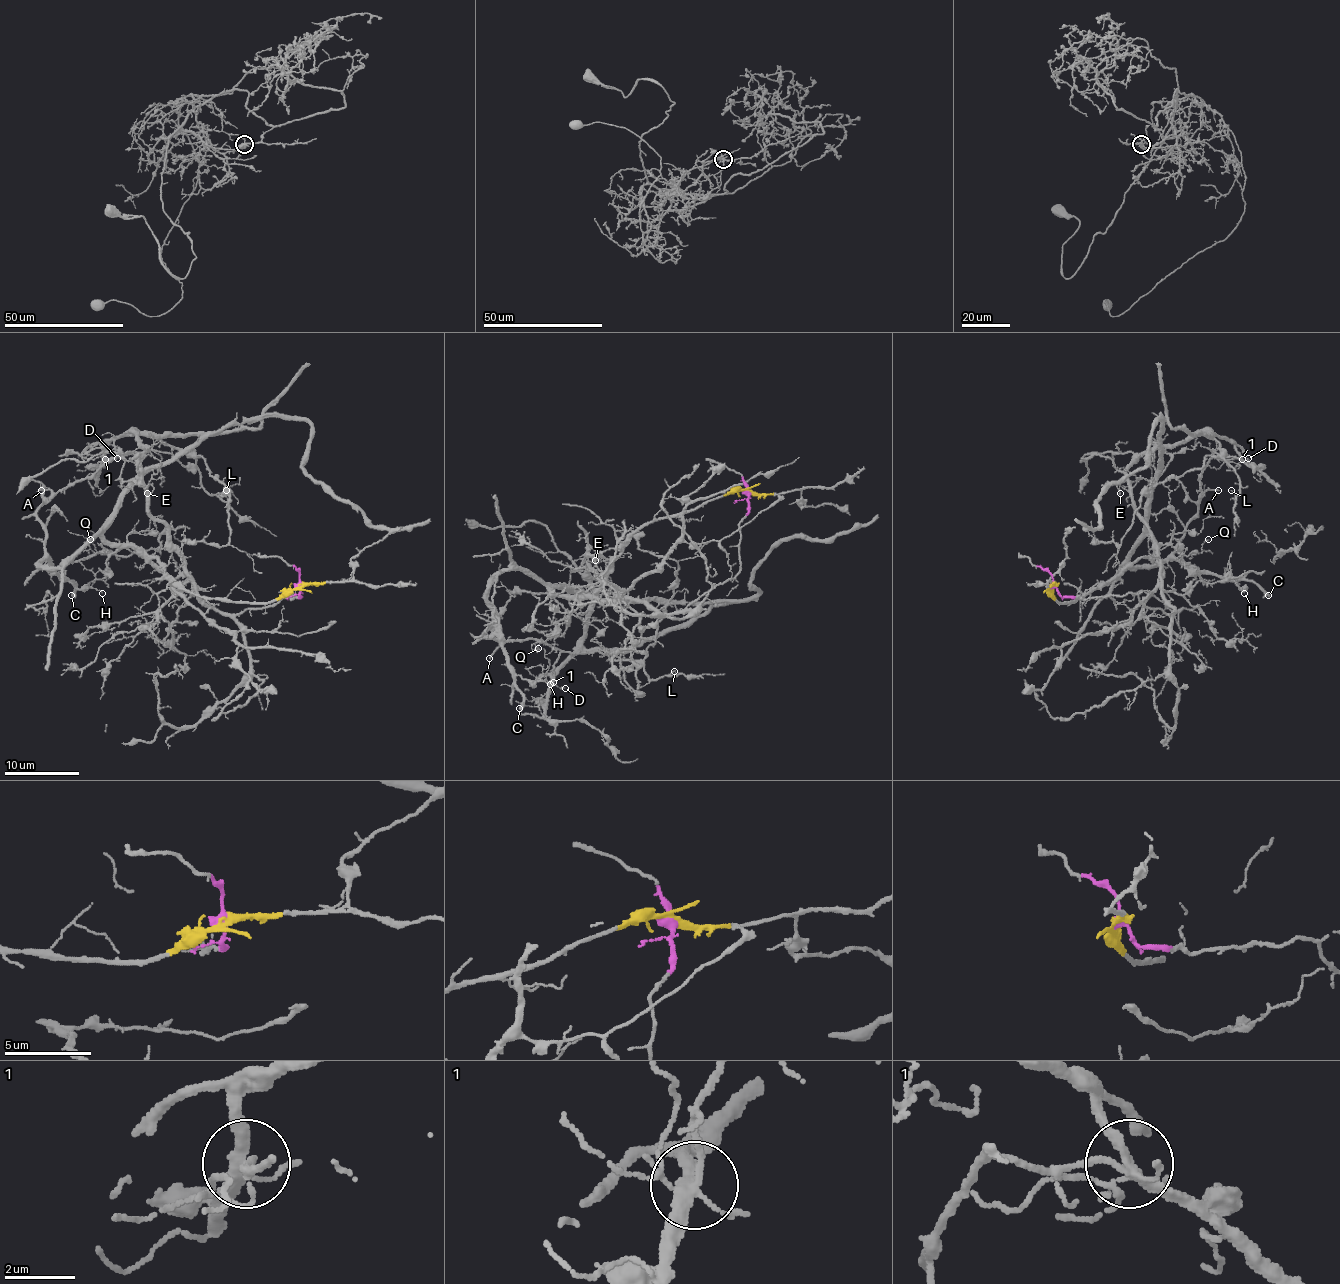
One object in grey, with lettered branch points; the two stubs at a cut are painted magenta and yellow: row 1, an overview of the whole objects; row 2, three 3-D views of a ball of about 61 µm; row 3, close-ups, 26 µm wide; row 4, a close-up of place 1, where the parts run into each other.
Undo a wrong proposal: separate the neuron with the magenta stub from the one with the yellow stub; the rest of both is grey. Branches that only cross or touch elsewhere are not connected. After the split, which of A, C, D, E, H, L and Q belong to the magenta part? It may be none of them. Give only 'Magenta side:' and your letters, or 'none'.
Magenta side: D, E, L

